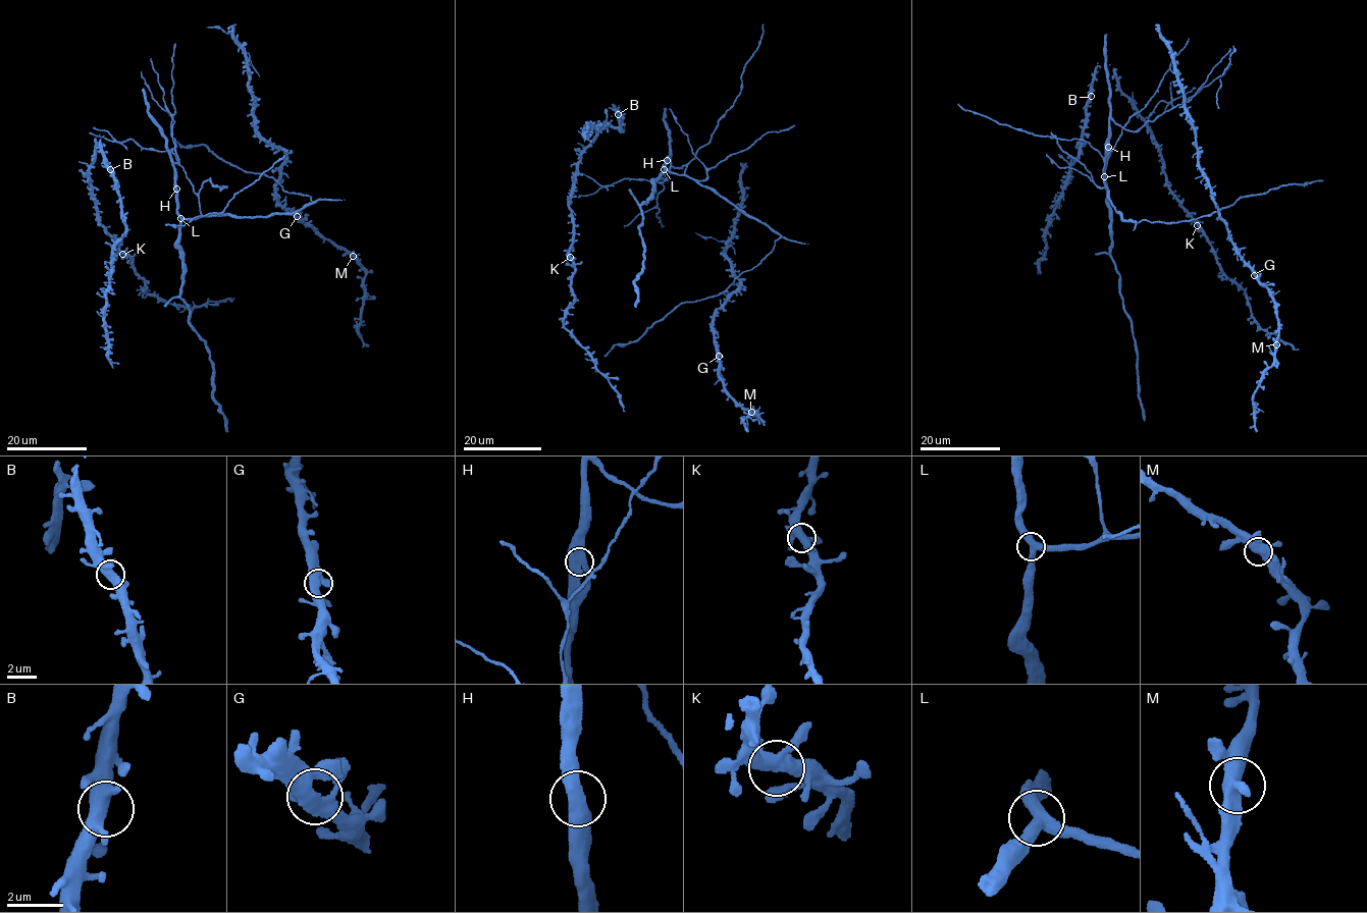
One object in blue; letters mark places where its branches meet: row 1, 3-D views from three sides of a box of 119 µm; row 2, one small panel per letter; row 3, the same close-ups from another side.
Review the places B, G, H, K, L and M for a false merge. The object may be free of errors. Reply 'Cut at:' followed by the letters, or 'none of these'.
Cut at: none of these

